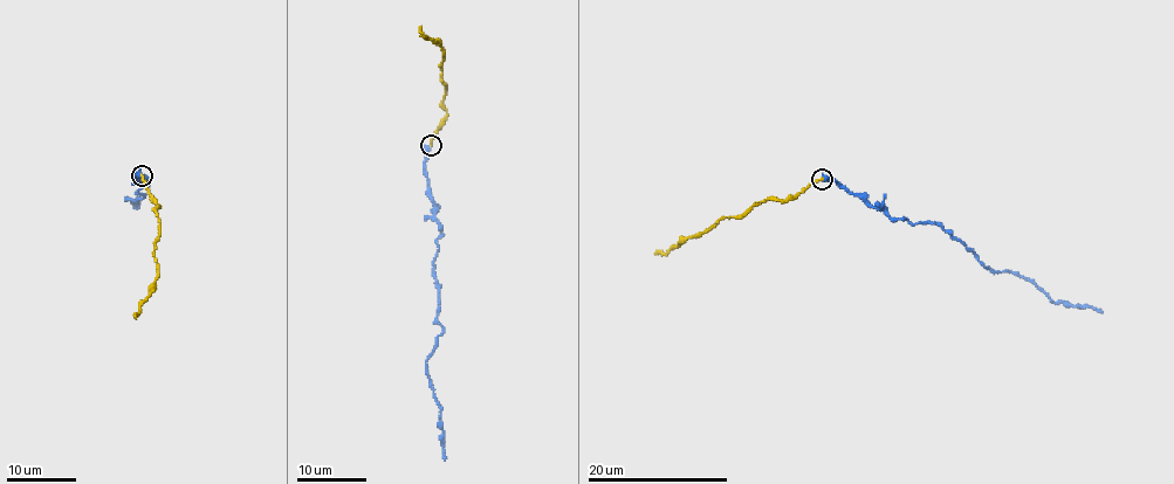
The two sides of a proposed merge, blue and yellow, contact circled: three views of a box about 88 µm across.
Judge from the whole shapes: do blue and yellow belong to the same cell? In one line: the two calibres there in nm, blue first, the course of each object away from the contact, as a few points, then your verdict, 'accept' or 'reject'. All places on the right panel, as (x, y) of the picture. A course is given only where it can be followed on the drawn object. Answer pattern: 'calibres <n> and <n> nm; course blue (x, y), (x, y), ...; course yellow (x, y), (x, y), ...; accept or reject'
calibres 440 and 240 nm; course blue (823, 179), (866, 198), (891, 219), (938, 223), (983, 267), (1032, 279), (1055, 303), (1092, 306), (1103, 312); course yellow (821, 179), (810, 181), (794, 198), (763, 200), (743, 214), (722, 218), (665, 253), (654, 254); reject

